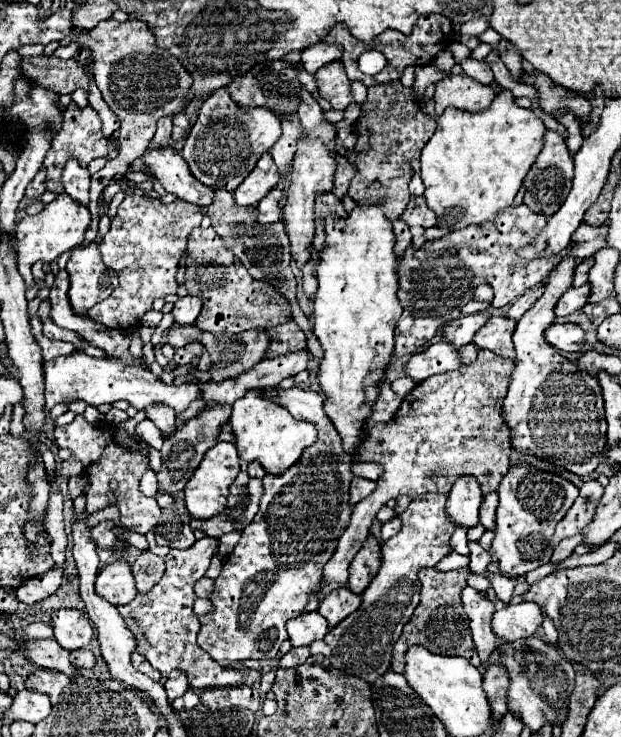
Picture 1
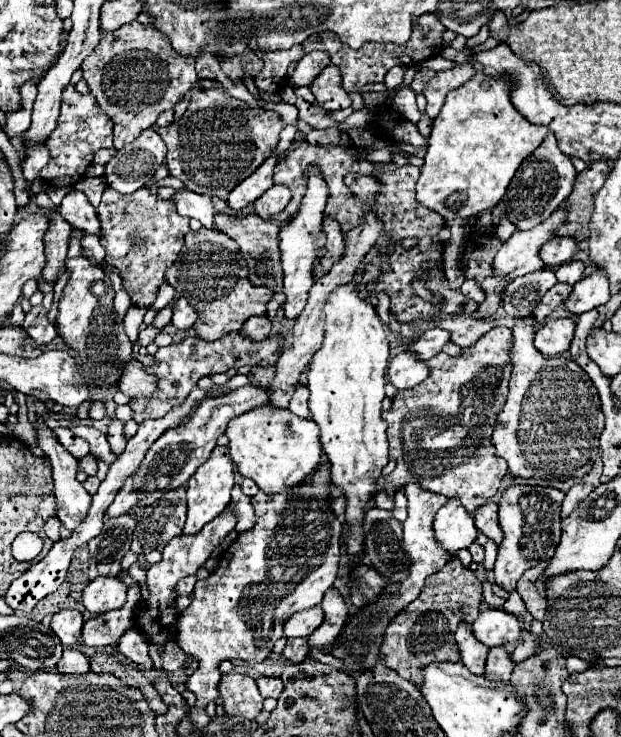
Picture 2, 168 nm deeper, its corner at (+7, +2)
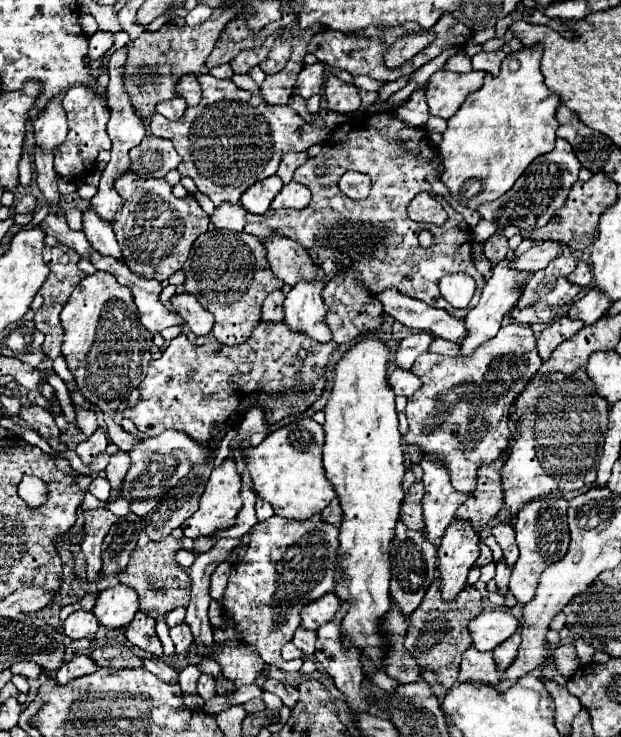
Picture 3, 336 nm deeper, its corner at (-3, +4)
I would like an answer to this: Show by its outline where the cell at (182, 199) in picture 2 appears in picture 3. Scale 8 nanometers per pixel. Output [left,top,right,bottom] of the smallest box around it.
[210,113,486,317]

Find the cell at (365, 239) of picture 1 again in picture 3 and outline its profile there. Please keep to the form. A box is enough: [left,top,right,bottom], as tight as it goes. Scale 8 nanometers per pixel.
[324,333,404,667]

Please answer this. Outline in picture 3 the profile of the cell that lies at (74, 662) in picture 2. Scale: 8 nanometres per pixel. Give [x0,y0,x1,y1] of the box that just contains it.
[56,653,98,683]

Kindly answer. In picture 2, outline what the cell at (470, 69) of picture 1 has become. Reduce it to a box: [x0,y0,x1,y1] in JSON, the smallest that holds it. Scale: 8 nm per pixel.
[416,63,548,223]

